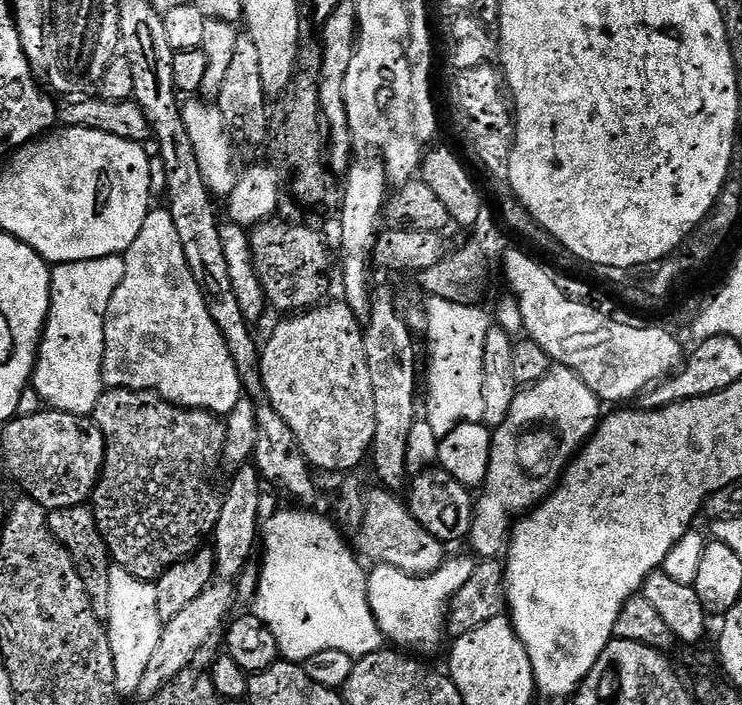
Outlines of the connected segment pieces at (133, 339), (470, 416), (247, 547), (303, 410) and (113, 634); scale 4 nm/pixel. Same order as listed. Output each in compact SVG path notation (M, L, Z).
M153 207L149 211L146 222L142 222L142 230L138 230L138 238L134 238L123 257L126 274L122 274L122 282L118 290L114 290L114 298L110 298L104 319L102 378L105 389L155 392L179 408L201 408L221 418L235 413L232 411L239 406L242 397L238 370L218 326L214 326L214 318L210 318L210 310L206 310L202 290L198 282L194 282L194 274L190 274L182 242L178 242L178 229L167 207Z
M428 296L425 301L428 397L425 400L423 397L422 412L434 434L441 437L450 434L450 430L460 424L482 421L482 346L490 327L490 316L483 312L483 307L446 302L446 298Z
M255 463L243 464L241 468L235 469L231 476L232 481L228 484L228 493L225 491L222 496L217 526L210 535L216 553L216 575L224 582L235 581L244 571L245 566L253 559L252 551L255 548L257 551L258 537L262 532L262 515L260 516L262 477L257 472Z
M343 302L337 304L325 303L307 314L292 314L284 320L272 332L268 341L263 341L260 353L260 373L266 394L274 406L282 414L286 426L294 430L294 438L298 438L298 446L304 451L304 457L313 469L321 468L324 472L348 472L356 468L360 463L367 461L370 449L374 442L374 386L370 386L370 366L366 366L366 350L364 349L364 330L361 321L352 313L350 306Z
M113 566L110 570L110 602L108 603L108 641L114 654L114 670L117 681L138 682L146 674L154 649L160 641L162 621L158 614L158 594L155 583L134 578L126 570Z

